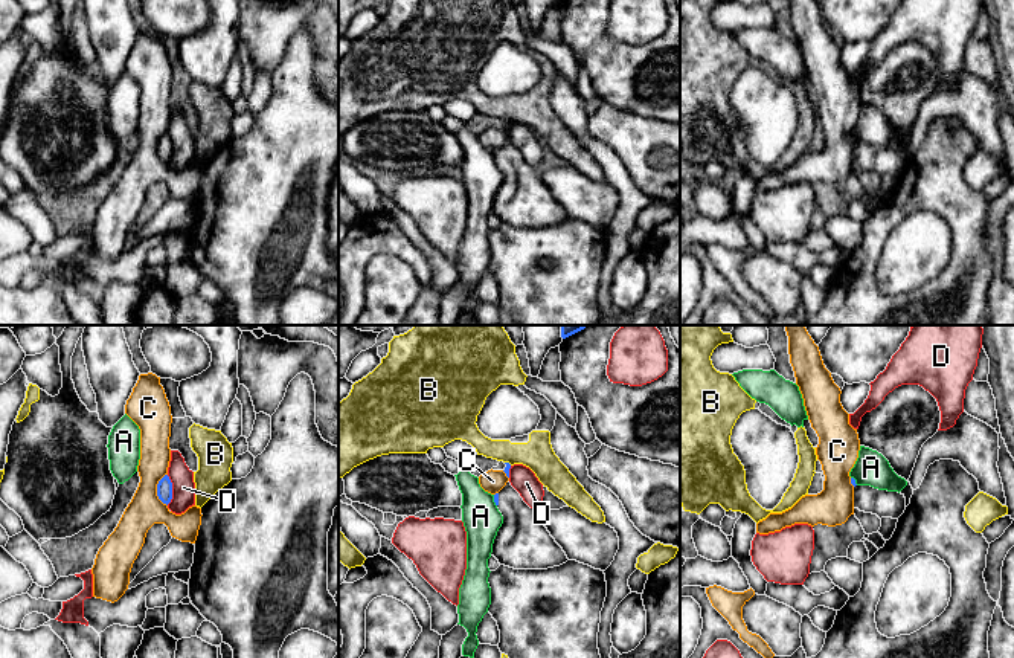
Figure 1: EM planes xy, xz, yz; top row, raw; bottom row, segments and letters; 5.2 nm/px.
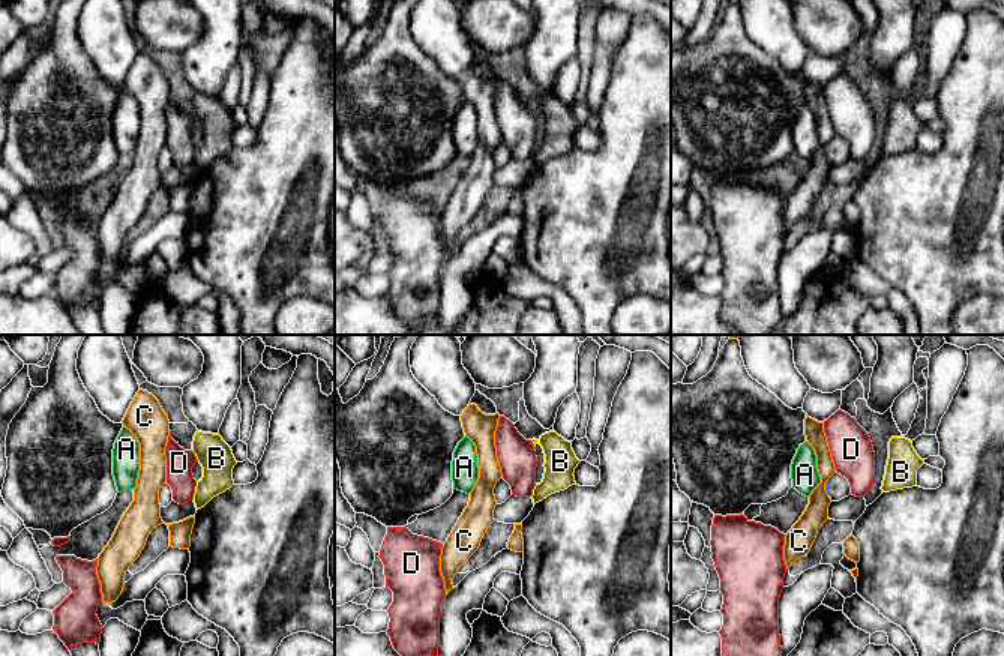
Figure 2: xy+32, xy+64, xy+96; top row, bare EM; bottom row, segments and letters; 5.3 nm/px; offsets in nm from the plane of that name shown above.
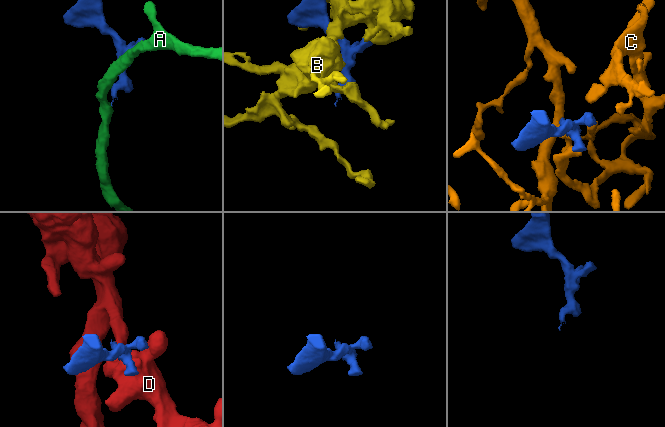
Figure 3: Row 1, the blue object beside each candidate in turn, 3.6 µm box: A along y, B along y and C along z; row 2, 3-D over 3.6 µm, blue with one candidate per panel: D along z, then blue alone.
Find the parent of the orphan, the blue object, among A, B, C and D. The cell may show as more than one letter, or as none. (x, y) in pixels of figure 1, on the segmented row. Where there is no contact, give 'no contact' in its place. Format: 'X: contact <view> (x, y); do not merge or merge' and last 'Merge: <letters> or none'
A: contact xz (494, 501); do not merge
B: contact xz (508, 463); do not merge
C: contact xy (157, 490); do not merge
D: contact xy (171, 490); do not merge
Merge: none

